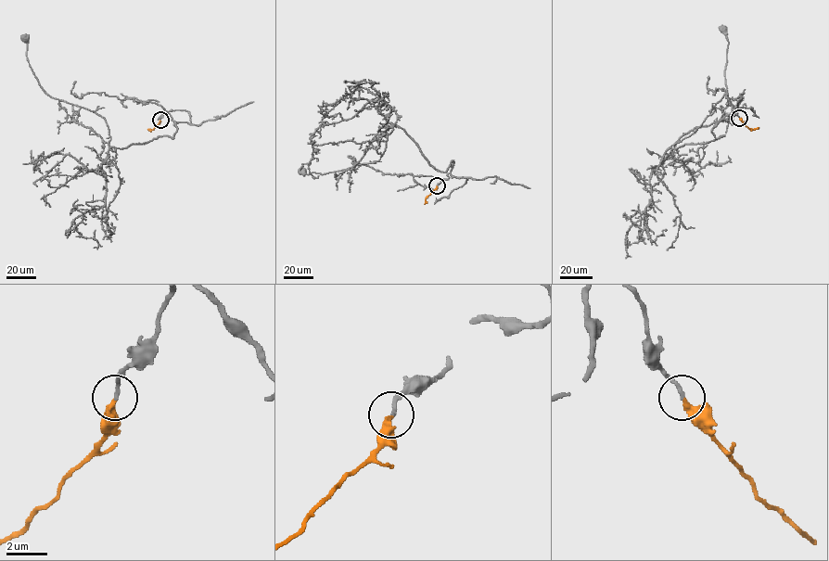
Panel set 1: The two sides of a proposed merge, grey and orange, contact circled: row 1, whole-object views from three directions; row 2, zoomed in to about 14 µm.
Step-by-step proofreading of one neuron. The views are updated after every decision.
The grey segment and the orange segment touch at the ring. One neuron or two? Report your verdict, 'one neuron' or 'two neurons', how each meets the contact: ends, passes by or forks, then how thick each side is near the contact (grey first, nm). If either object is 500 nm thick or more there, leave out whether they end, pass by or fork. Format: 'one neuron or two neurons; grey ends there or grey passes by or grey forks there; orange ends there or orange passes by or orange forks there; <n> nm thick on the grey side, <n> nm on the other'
one neuron; grey ends there; orange ends there; 180 nm thick on the grey side, 280 nm on the other

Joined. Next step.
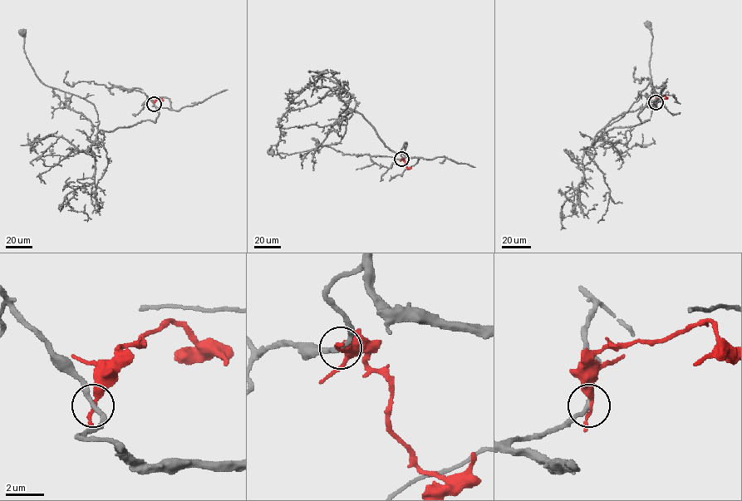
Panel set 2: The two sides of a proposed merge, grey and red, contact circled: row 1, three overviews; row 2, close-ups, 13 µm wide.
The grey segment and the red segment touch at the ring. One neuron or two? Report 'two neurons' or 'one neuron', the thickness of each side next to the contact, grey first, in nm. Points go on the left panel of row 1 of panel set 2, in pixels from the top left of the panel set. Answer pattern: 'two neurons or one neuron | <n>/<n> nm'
two neurons | 240/200 nm

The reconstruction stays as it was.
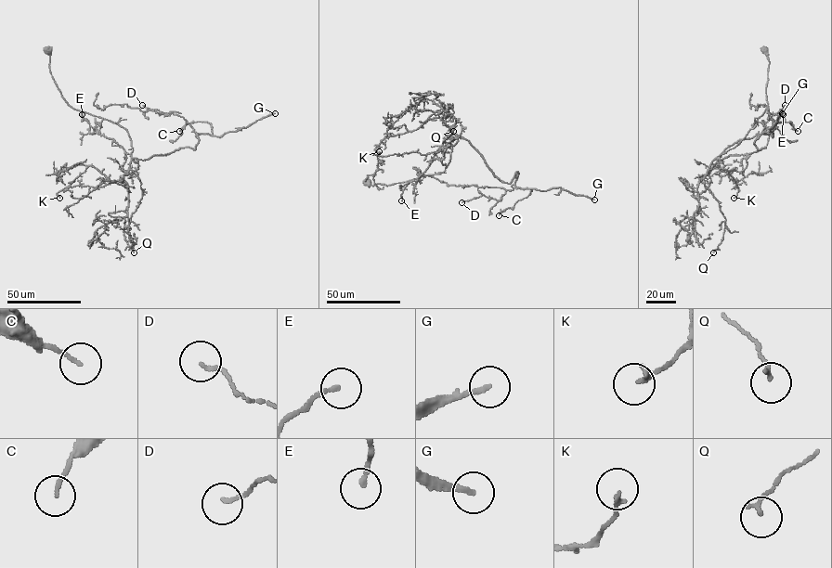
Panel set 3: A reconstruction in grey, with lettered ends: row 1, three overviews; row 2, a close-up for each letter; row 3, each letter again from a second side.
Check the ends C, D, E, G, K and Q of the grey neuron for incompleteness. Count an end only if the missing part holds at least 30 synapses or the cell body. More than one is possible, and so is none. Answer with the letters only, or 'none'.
G

